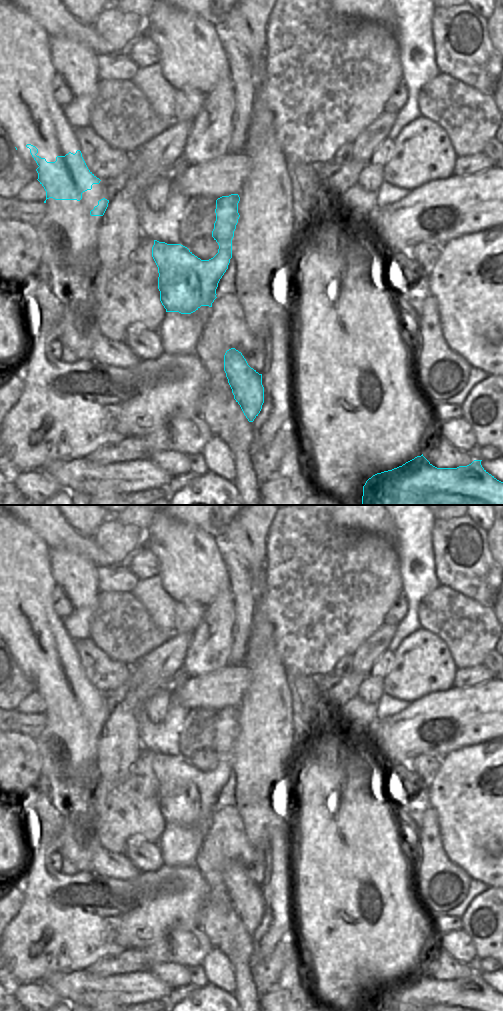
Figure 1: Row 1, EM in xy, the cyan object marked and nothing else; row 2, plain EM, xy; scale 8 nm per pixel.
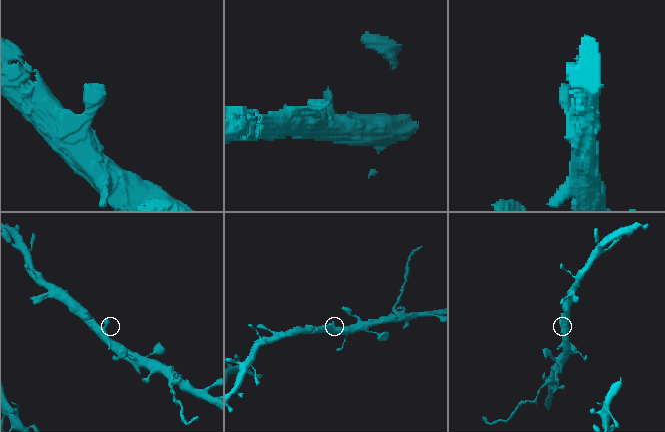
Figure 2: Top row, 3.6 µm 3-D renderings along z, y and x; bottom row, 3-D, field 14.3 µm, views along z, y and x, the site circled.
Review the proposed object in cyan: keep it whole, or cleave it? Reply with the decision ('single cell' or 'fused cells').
single cell

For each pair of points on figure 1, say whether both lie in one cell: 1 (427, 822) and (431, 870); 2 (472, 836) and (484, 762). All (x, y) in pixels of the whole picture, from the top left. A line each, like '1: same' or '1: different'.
1: same
2: same

